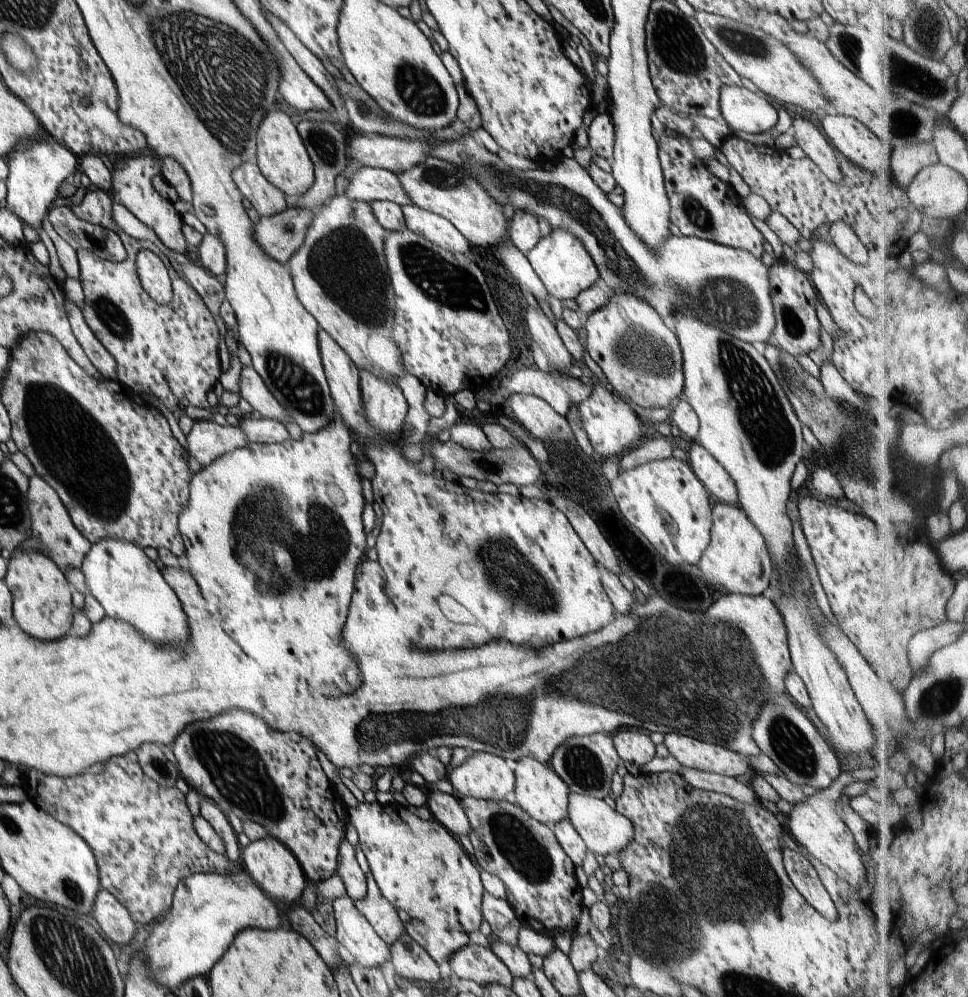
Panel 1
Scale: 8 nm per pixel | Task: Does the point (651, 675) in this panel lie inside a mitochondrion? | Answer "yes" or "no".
yes

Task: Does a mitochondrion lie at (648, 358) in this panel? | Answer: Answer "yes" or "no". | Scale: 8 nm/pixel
yes

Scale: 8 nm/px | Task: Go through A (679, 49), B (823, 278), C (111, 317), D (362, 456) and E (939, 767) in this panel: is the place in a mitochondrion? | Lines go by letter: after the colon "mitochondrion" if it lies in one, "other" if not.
A: mitochondrion
B: other
C: mitochondrion
D: other
E: other

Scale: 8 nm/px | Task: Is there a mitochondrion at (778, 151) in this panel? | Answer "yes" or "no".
no

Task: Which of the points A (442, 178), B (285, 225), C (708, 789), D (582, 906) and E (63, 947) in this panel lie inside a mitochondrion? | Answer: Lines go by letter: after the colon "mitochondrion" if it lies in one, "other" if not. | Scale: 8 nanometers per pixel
A: mitochondrion
B: other
C: other
D: other
E: mitochondrion

